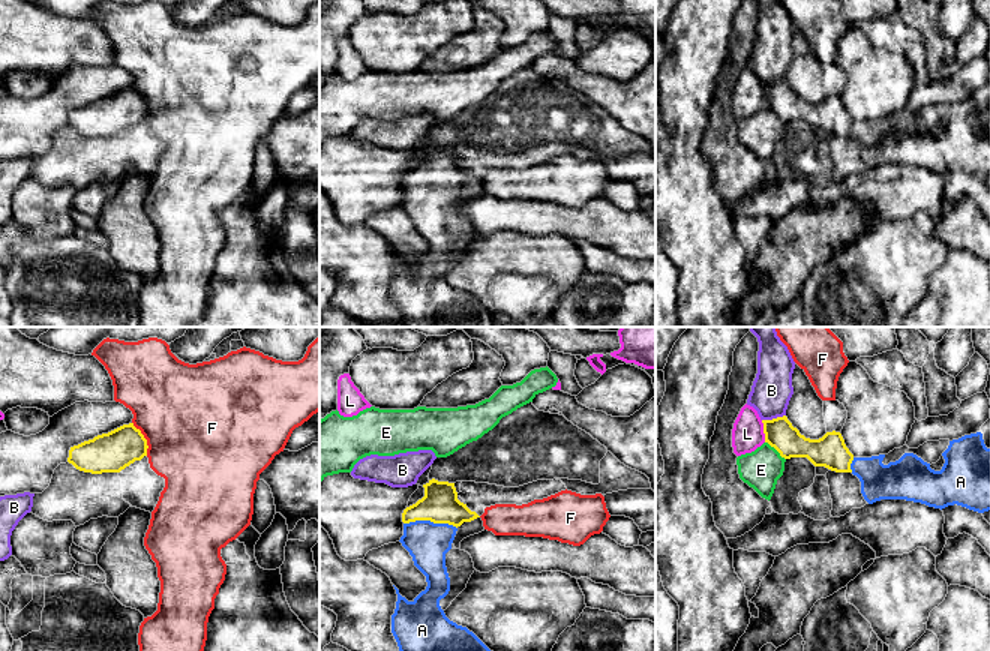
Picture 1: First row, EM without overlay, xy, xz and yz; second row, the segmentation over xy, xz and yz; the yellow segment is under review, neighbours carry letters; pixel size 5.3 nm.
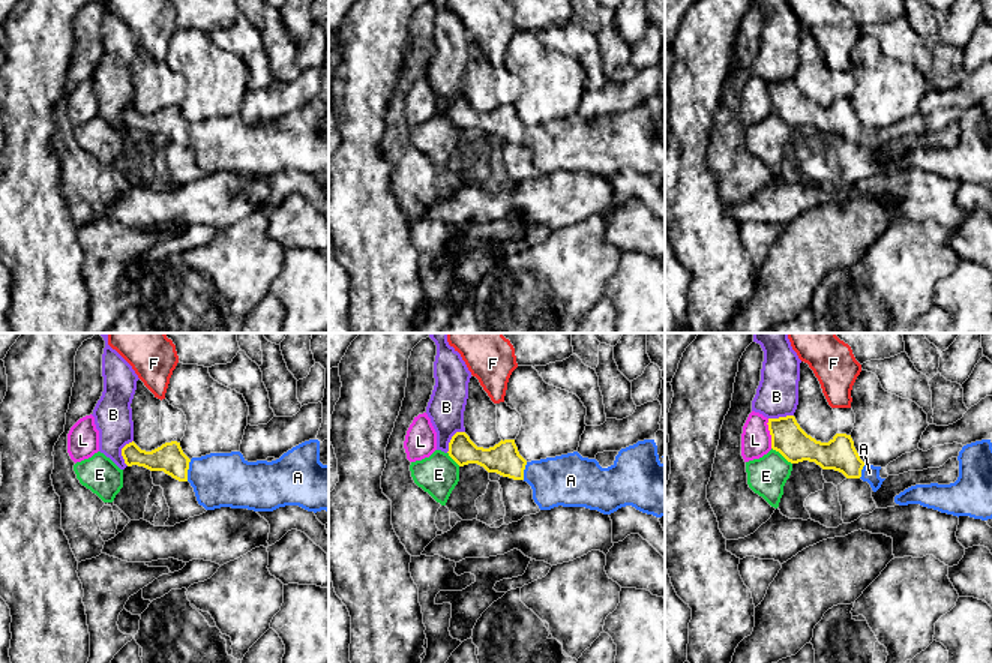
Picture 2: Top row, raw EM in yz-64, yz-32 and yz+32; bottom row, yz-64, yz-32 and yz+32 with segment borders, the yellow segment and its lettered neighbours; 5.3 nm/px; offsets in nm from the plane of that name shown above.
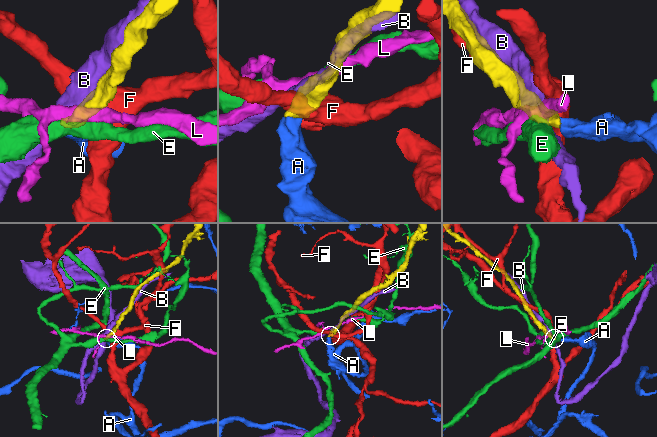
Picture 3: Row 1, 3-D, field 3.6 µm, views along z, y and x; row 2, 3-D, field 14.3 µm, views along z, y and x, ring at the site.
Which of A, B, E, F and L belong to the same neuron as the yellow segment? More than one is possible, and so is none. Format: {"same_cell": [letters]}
{"same_cell": ["A"]}

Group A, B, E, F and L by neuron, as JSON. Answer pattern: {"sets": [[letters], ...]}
{"sets": [["A"], ["B"], ["E"], ["F"], ["L"]]}

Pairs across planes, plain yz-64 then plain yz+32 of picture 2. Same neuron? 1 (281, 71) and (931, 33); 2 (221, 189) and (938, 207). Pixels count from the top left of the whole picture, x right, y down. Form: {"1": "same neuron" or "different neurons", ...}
{"1": "same neuron", "2": "same neuron"}

